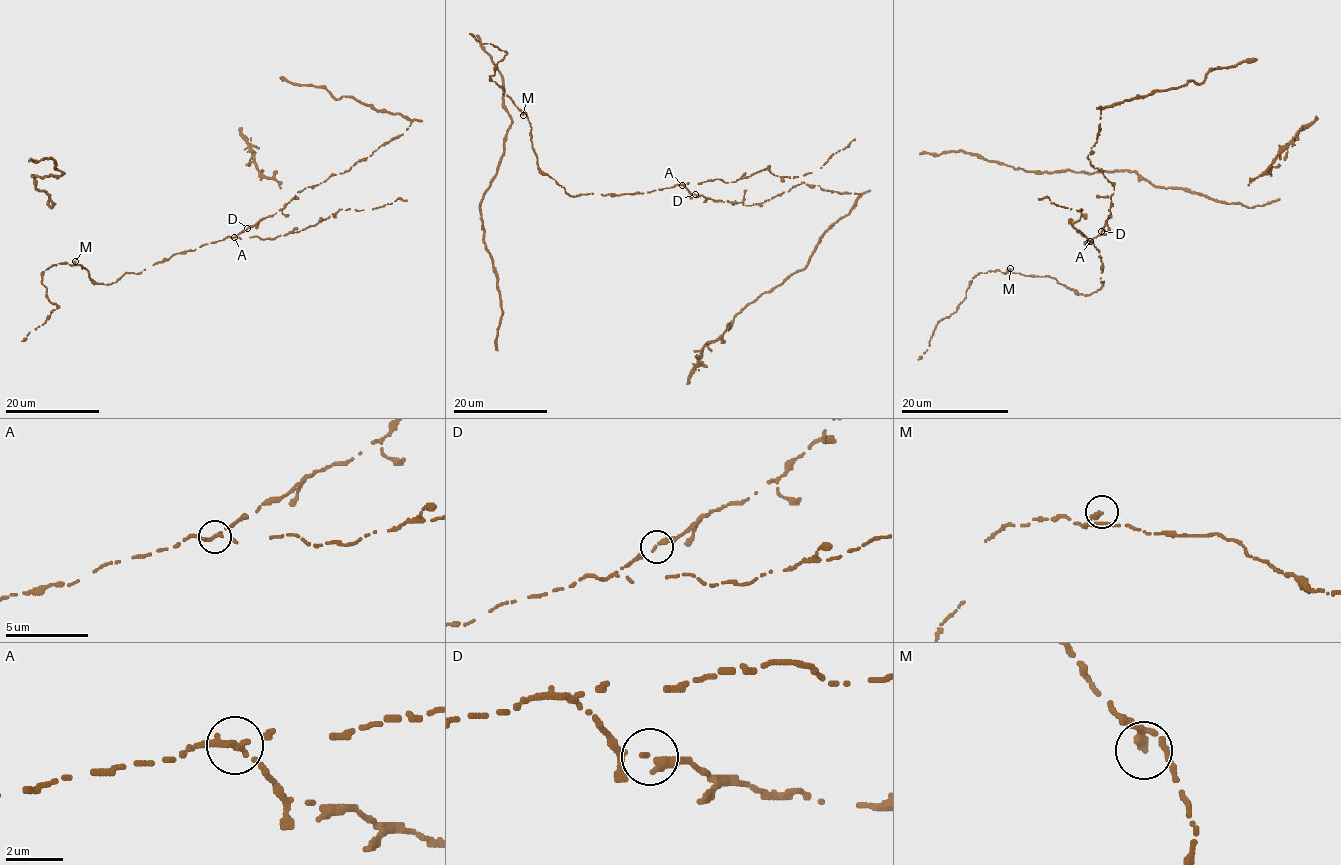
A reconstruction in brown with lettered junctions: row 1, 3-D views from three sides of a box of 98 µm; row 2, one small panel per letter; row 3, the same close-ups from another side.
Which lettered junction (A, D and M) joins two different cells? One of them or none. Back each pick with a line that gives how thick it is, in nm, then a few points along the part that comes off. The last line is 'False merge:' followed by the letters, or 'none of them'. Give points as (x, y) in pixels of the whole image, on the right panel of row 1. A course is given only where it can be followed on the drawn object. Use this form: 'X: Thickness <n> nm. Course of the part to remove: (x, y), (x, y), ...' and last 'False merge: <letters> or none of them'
A: Thickness 190 nm
False merge: A

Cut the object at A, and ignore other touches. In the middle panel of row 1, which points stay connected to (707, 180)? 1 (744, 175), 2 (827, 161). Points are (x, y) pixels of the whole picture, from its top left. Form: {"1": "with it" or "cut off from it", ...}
{"1": "with it", "2": "with it"}

